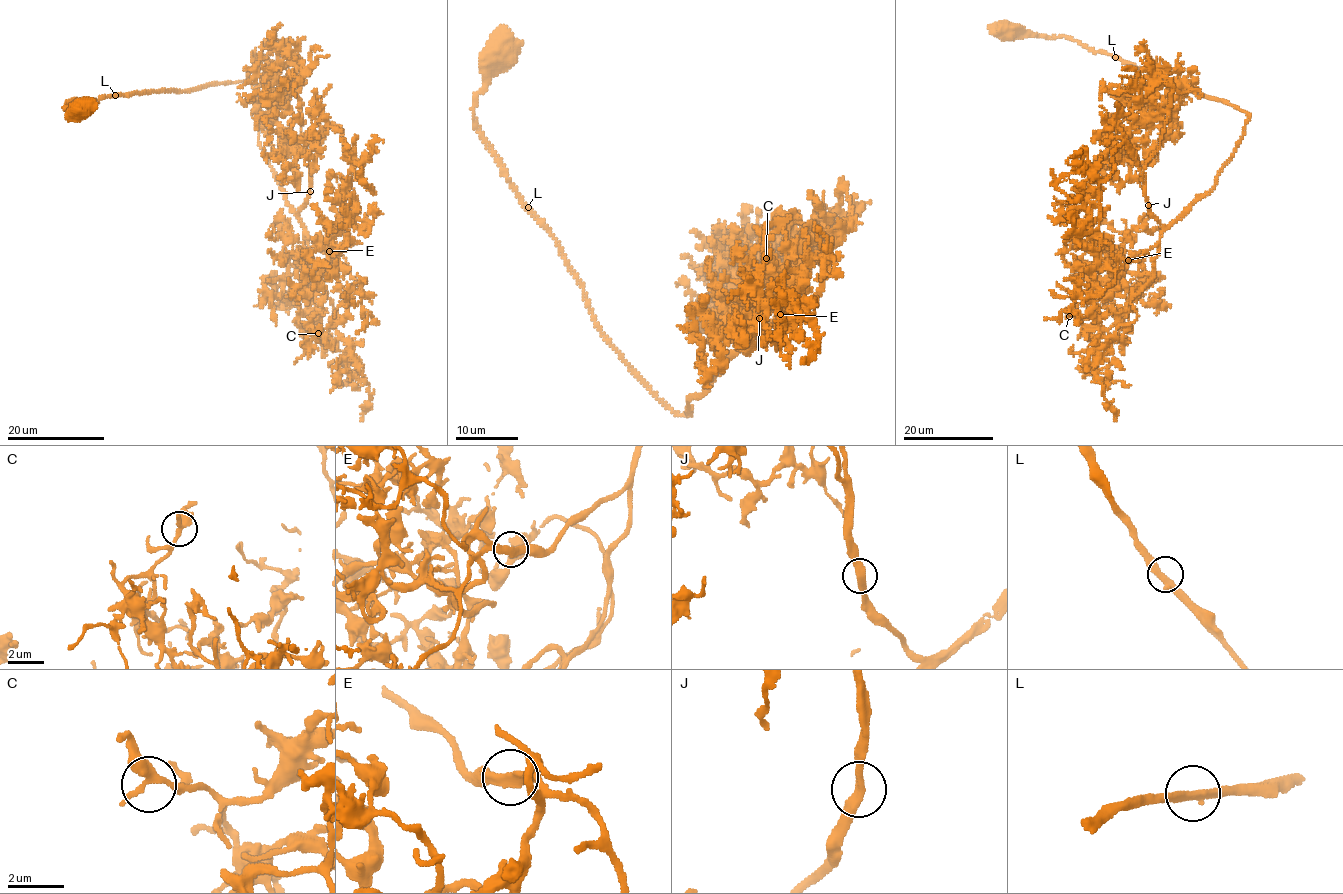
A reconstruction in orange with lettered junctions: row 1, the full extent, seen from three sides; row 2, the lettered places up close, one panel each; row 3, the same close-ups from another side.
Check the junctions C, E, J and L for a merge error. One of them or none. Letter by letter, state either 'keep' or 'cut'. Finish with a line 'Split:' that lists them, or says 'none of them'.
C: keep
E: keep
J: keep
L: keep
Split: none of them

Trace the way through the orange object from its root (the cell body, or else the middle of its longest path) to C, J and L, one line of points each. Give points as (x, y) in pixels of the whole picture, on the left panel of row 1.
C: (82, 107), (65, 107), (253, 82), (259, 141), (308, 247), (318, 333)
J: (82, 107), (65, 107), (82, 97), (253, 82), (259, 103), (259, 141), (294, 212), (310, 192)
L: (82, 107), (82, 103), (65, 107), (72, 99), (90, 100), (115, 95)

